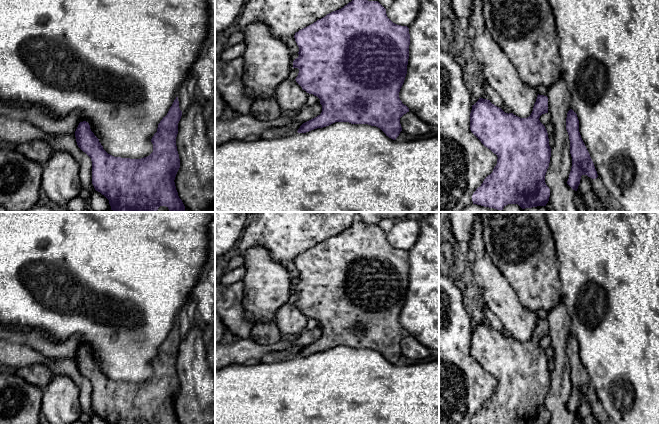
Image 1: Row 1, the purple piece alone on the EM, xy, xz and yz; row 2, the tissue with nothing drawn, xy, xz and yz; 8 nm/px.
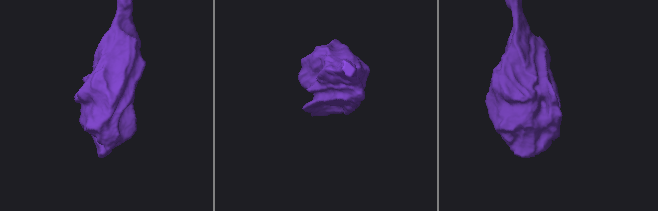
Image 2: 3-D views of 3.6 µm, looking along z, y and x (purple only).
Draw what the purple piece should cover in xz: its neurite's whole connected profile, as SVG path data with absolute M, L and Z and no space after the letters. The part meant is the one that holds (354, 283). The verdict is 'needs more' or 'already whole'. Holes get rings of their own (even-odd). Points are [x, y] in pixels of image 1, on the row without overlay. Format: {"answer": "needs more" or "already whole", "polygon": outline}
{"answer": "already whole", "polygon": "M357 219L343 232L296 256L294 262L299 271L299 280L293 285L293 292L299 293L295 304L307 317L317 320L322 329L321 338L303 347L297 356L306 357L335 346L349 346L376 350L386 360L396 364L402 355L400 342L409 336L409 332L399 322L407 298L409 252L393 247L378 225L368 225Z"}

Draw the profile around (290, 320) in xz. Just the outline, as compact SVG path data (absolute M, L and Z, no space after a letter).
M285 304L278 309L275 322L282 336L296 335L303 332L307 318L296 304Z

